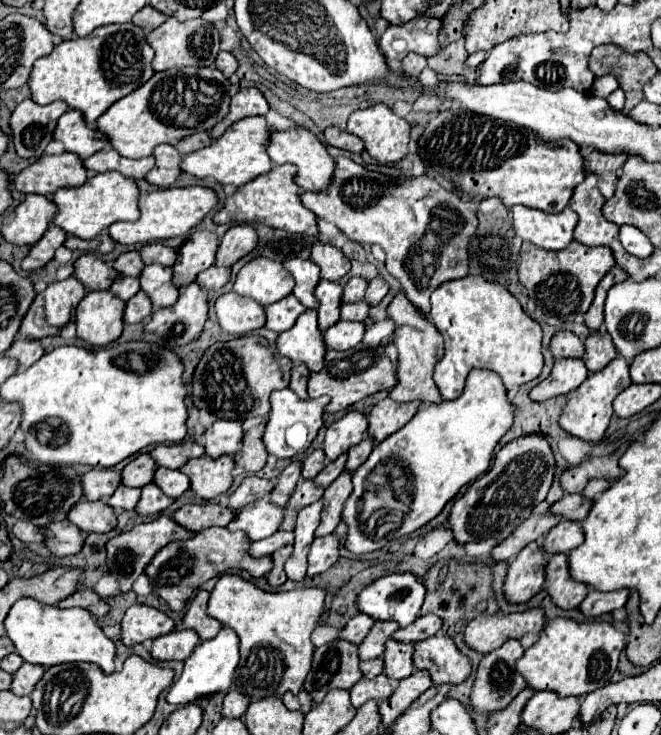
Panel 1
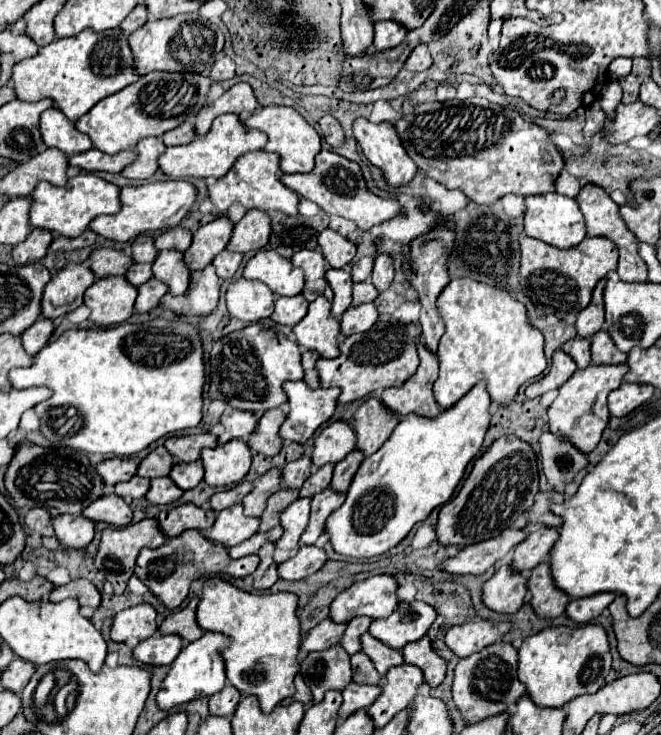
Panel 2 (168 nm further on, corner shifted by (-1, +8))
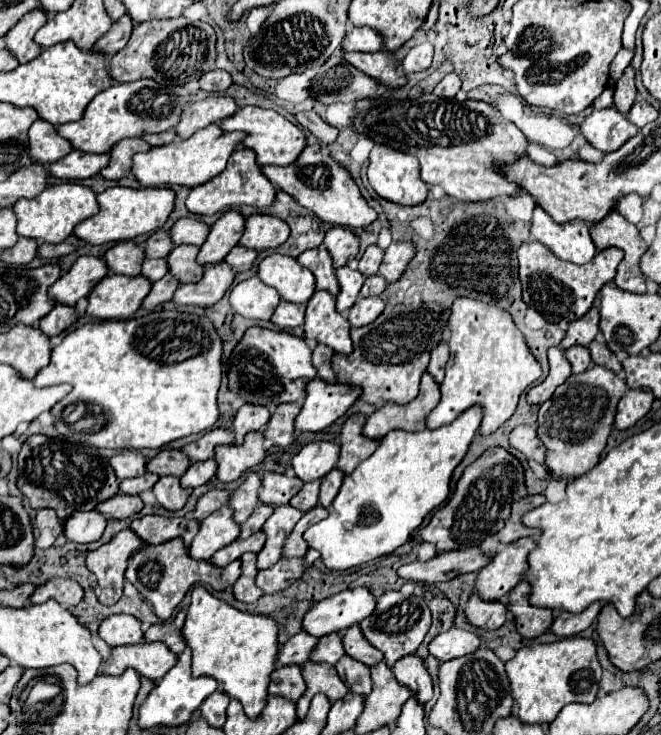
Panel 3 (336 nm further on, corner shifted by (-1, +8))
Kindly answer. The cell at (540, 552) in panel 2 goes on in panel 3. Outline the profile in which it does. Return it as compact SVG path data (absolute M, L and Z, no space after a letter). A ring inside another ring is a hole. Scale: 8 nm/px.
M519 538L497 552L479 572L475 592L485 600L503 600L529 570L527 556L537 546L533 538Z

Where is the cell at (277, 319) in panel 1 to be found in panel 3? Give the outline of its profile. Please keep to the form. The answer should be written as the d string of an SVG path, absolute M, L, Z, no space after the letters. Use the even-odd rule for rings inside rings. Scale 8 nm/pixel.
M281 300L273 312L271 322L277 324L279 328L295 328L303 324L303 318L305 318L305 304L293 304L293 302Z

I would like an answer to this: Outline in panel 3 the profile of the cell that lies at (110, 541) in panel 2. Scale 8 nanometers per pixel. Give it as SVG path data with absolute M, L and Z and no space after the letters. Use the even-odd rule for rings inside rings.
M121 530L101 548L87 554L87 568L97 576L103 588L99 602L115 604L123 594L125 568L137 550L147 546L133 530Z

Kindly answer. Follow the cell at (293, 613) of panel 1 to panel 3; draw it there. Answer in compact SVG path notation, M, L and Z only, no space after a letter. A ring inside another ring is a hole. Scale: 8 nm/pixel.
M195 586L191 598L183 636L189 648L193 648L193 676L205 674L215 678L227 696L241 700L249 718L257 718L267 704L267 688L281 650L277 620L265 614L237 610L213 596L205 586Z

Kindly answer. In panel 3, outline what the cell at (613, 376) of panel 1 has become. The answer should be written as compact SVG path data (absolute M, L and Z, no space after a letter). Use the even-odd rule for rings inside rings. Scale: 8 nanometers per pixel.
M593 366L581 374L569 376L561 386L557 386L553 398L539 406L537 434L547 446L545 466L551 470L555 480L573 480L583 476L599 462L599 454L613 430L617 402L627 390L629 388L619 374L607 370L605 366ZM573 436L583 438L573 440Z

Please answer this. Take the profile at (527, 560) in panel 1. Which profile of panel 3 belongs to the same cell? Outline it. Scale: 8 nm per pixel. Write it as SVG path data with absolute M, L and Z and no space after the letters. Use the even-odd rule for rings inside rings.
M471 594L465 614L467 620L477 626L477 628L485 628L485 630L495 630L499 626L505 624L507 620L507 604L501 600L481 600L477 594Z

